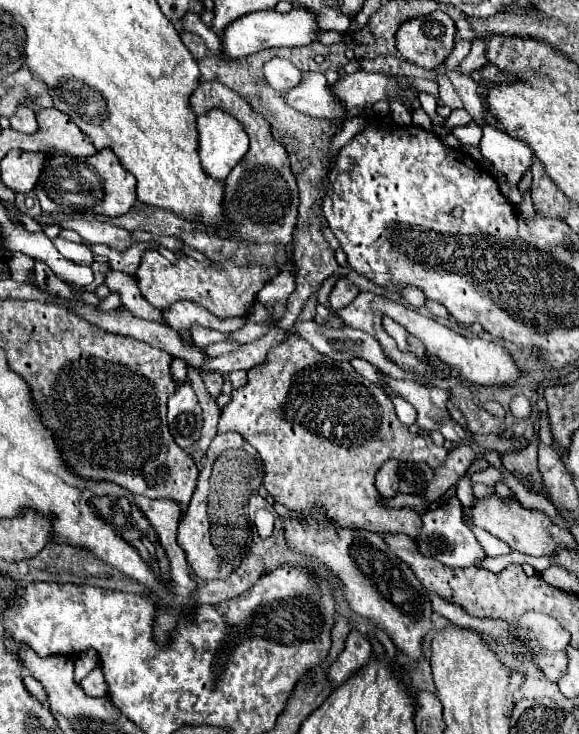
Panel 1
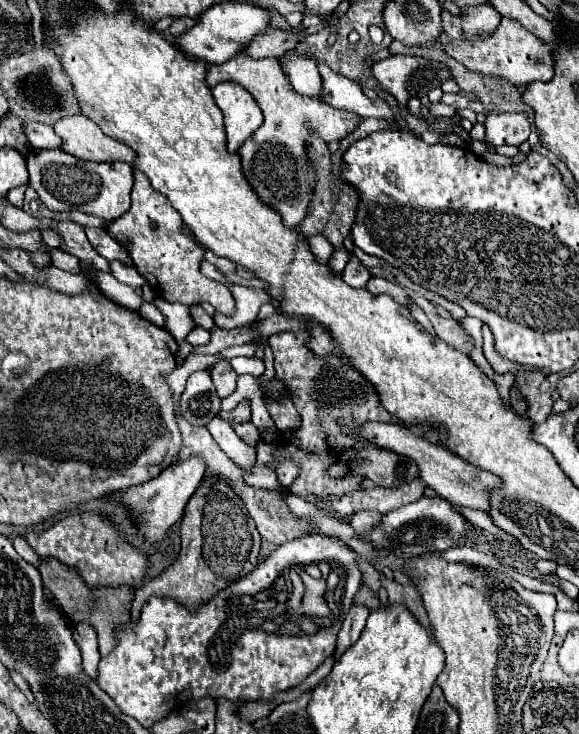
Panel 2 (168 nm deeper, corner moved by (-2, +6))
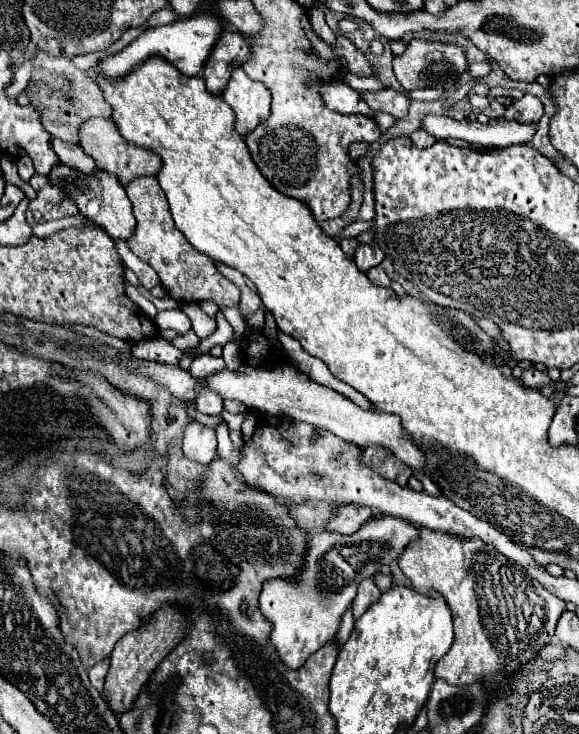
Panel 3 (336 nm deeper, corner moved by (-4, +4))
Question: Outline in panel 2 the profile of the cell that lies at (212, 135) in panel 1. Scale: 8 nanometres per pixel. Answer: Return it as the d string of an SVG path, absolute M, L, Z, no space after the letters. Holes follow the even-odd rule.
M233 81L217 83L213 87L213 97L225 115L229 151L237 151L263 123L263 113L253 95Z

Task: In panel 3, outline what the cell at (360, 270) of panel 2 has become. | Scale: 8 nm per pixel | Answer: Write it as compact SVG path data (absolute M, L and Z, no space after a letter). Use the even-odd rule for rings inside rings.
M359 245L357 251L355 251L353 261L355 261L355 265L357 265L359 271L367 273L371 267L379 265L379 263L383 261L383 257L385 257L383 251L379 251L377 247L371 247L371 245Z

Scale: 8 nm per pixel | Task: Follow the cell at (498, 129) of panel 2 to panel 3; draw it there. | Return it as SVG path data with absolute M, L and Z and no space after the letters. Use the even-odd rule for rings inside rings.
M523 95L515 99L503 113L503 119L517 121L517 123L537 123L543 117L543 105L533 95Z

